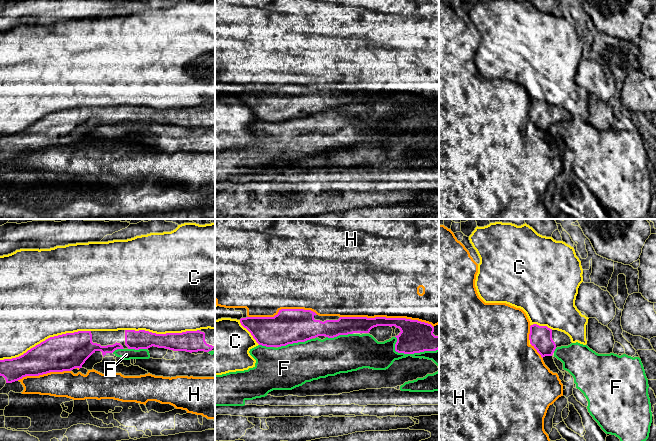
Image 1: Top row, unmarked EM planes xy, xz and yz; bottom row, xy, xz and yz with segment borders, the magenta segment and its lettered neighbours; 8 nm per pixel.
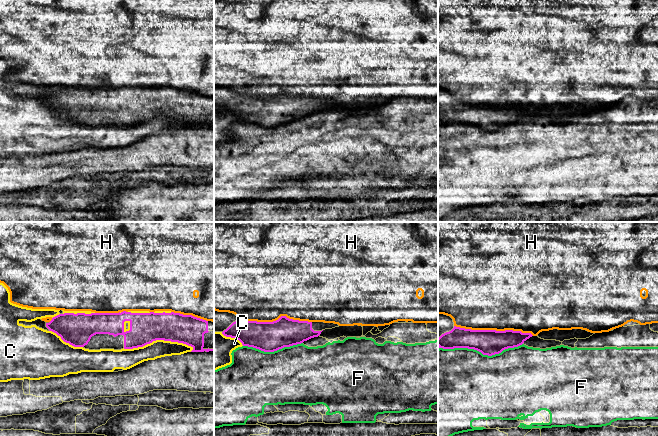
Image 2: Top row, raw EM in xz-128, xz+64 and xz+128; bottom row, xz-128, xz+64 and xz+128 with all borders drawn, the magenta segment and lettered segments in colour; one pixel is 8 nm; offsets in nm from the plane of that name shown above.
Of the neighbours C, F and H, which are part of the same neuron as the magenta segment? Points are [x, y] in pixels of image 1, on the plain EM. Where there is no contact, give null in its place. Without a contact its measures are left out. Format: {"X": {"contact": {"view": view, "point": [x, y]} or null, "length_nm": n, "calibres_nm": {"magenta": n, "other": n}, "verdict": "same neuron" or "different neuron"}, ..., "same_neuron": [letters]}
{"C": {"contact": {"view": "xy", "point": [46, 115]}, "length_nm": 750, "calibres_nm": {"magenta": 300, "other": 500}, "verdict": "different neuron"}, "F": {"contact": {"view": "xz", "point": [410, 129]}, "length_nm": 360, "calibres_nm": {"magenta": 260, "other": 220}, "verdict": "different neuron"}, "H": {"contact": {"view": "xz", "point": [387, 94]}, "length_nm": 750, "calibres_nm": {"magenta": 220, "other": 480}, "verdict": "different neuron"}, "same_neuron": []}

